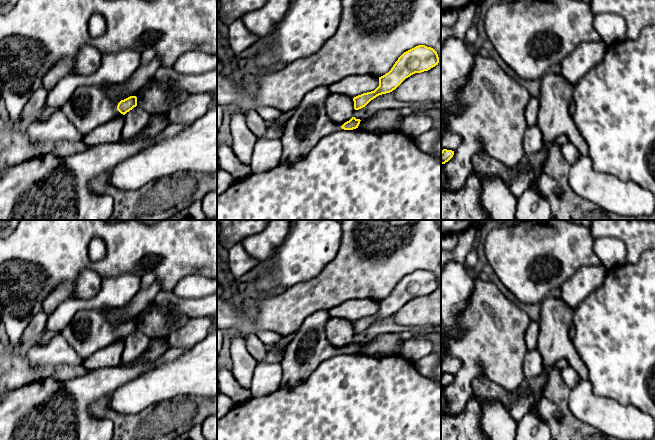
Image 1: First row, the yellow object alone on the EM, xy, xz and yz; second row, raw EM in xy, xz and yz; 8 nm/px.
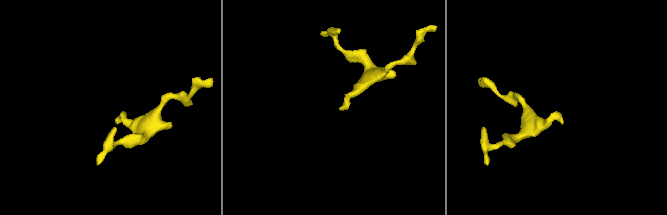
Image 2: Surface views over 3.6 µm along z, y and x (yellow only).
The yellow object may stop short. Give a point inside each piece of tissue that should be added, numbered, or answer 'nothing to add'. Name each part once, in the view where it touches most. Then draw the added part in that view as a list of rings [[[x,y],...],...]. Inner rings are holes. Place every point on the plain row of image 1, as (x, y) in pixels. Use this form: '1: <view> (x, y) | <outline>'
1: xy (89, 331) | [[[82,309],[59,334],[85,360],[111,344],[116,339],[117,329],[101,310]]]

